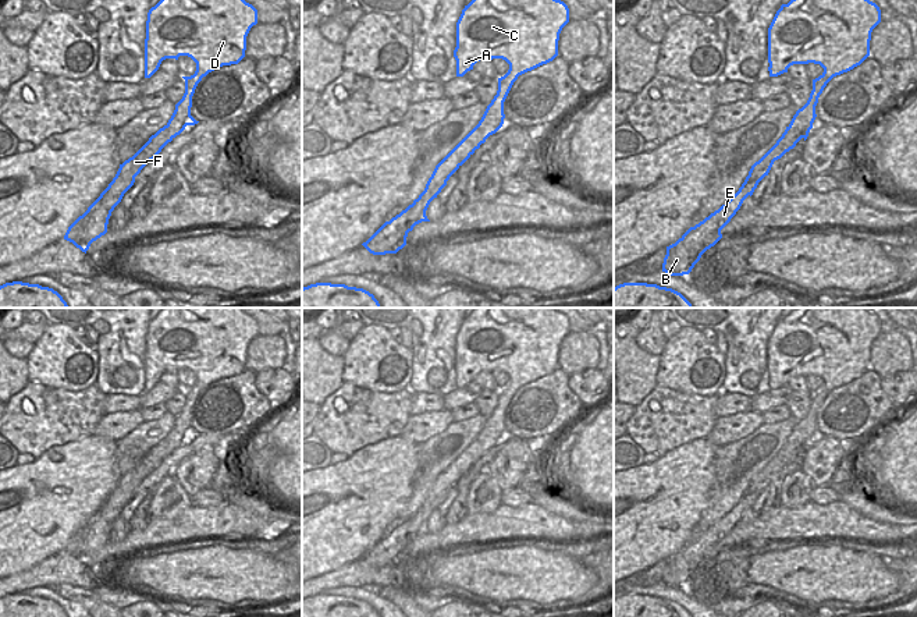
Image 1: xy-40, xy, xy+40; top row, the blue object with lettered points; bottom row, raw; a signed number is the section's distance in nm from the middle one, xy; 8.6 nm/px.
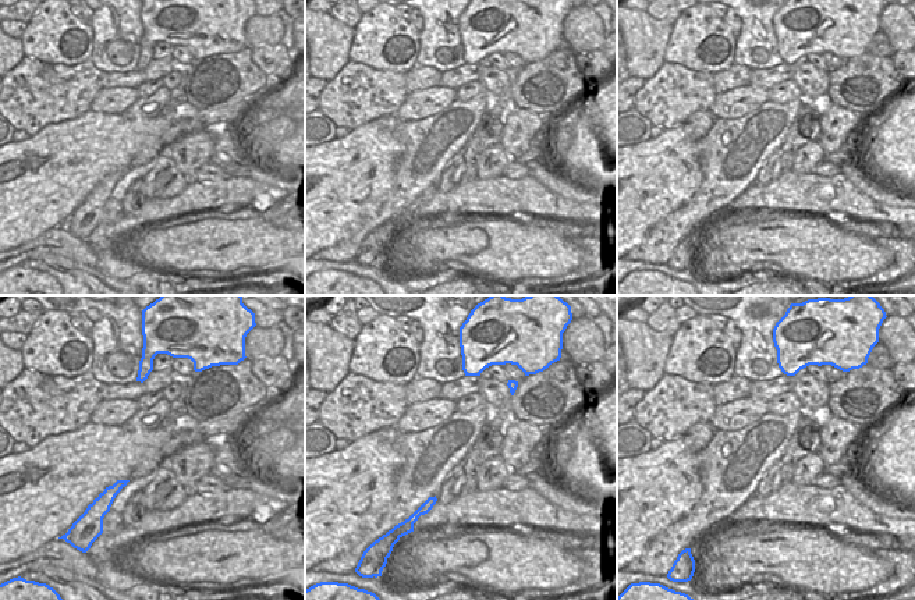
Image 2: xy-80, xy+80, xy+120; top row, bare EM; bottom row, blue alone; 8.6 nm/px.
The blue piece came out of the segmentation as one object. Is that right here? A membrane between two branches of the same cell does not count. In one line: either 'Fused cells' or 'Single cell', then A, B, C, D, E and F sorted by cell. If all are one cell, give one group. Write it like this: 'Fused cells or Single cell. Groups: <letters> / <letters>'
Fused cells. Groups: A C D / B E F

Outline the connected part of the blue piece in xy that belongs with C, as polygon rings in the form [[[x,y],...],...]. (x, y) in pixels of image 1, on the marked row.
[[[472,0],[456,22],[456,77],[463,77],[480,60],[502,58],[509,64],[508,72],[498,78],[498,91],[487,106],[477,127],[488,135],[495,134],[504,124],[504,102],[519,75],[552,61],[558,56],[558,40],[562,28],[569,22],[569,8],[561,0]]]

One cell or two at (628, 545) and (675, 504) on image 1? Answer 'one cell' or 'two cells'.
one cell

